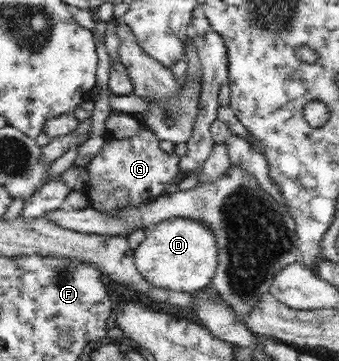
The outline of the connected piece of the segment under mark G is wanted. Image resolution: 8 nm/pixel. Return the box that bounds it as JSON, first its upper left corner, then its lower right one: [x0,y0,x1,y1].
[86,128,181,211]

